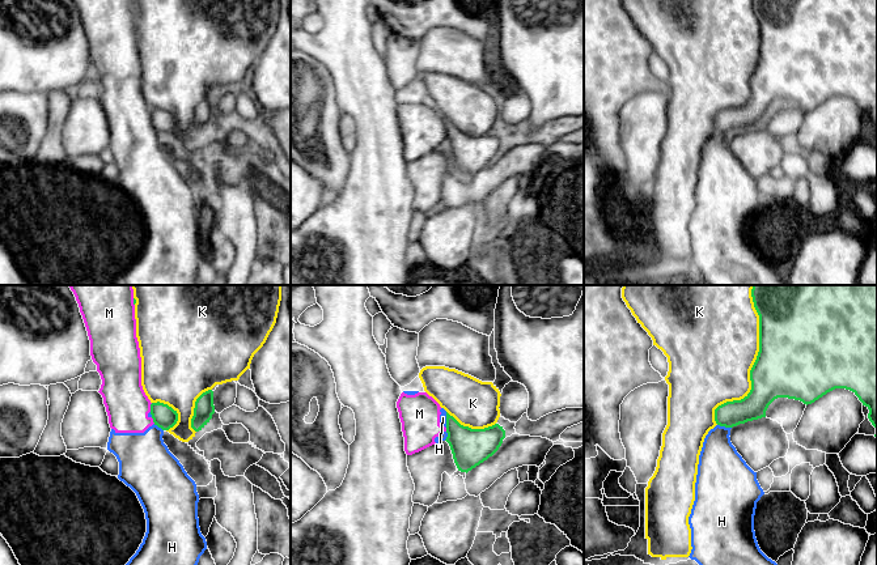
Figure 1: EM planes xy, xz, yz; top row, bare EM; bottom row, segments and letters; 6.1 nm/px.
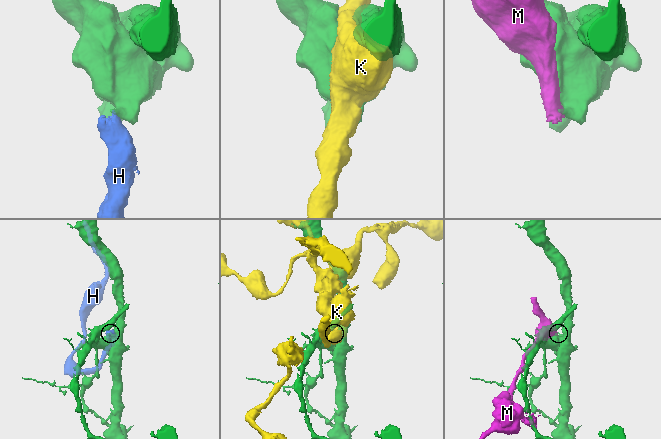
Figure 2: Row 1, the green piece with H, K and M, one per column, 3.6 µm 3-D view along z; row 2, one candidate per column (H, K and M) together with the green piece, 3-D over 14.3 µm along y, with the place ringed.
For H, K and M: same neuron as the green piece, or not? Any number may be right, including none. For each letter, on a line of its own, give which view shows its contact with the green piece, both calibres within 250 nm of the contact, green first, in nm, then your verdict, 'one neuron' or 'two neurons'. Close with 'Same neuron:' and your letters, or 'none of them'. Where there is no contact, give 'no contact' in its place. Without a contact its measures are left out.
H: meets green in xz; 240 nm thick on the green side, 50 nm on the other; two neurons
K: meets green in yz; 460 nm thick on the green side, 500 nm on the other; two neurons
M: meets green in xy; 140 nm thick on the green side, 260 nm on the other; two neurons
Same neuron: none of them

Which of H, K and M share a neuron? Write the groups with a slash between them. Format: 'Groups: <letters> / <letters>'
Groups: H M / K

